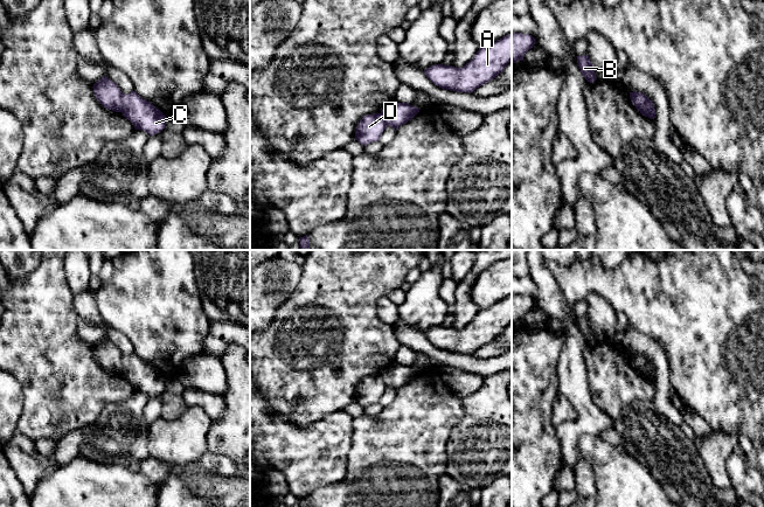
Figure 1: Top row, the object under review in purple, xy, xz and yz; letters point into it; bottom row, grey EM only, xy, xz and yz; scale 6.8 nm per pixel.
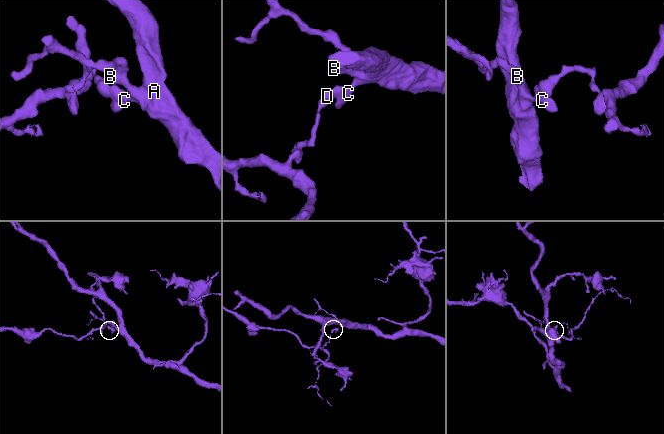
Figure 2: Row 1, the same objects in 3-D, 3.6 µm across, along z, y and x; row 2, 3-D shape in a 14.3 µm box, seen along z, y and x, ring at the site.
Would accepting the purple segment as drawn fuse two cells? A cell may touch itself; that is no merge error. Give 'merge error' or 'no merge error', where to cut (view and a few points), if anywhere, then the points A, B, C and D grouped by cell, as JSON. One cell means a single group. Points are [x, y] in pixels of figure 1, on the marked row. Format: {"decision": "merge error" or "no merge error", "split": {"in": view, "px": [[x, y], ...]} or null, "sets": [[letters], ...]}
{"decision": "merge error", "split": {"in": "yz", "px": [[644, 95], [646, 105], [654, 113]]}, "sets": [["A", "B", "C"], ["D"]]}

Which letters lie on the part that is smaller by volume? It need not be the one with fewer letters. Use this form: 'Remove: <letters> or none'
Remove: D

